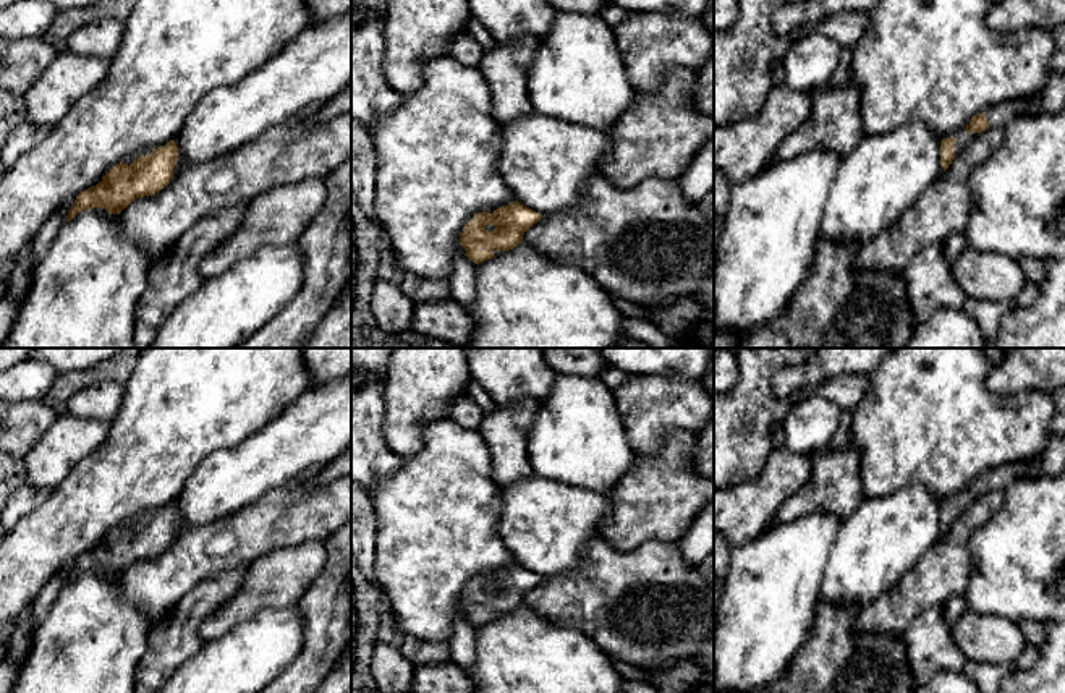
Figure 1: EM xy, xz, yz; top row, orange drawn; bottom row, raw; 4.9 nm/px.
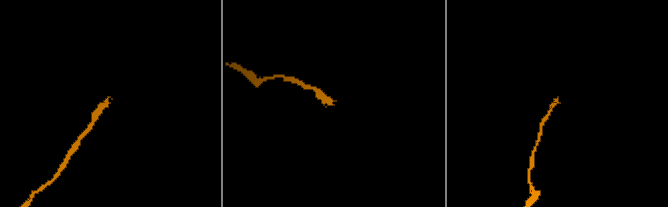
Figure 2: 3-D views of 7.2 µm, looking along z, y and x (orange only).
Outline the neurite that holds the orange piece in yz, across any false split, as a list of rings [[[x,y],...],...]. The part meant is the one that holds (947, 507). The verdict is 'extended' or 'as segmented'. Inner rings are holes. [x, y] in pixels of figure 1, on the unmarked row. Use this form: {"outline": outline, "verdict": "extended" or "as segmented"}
{"outline": [[[1054,434],[1044,452],[1031,461],[1002,465],[971,481],[971,484],[955,495],[942,500],[940,505],[940,538],[952,523],[963,513],[974,495],[987,491],[1003,491],[1016,478],[1057,476],[1065,468],[1065,434]]], "verdict": "extended"}

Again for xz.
{"outline": [[[513,563],[505,568],[494,568],[484,575],[476,576],[461,593],[460,607],[466,612],[465,619],[479,627],[482,623],[492,622],[499,614],[513,612],[523,604],[523,596],[537,586],[542,576]]], "verdict": "extended"}

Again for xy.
{"outline": [[[175,502],[162,510],[126,520],[110,531],[95,549],[76,559],[66,585],[94,570],[102,570],[108,576],[120,576],[134,562],[159,555],[176,538],[176,520]]], "verdict": "extended"}

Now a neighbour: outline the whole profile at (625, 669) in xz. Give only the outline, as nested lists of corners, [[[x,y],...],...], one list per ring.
[[[609,656],[610,664],[613,669],[625,678],[633,682],[649,682],[649,677],[644,669],[636,667],[630,662],[620,661],[617,657]]]

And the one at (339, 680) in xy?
[[[351,653],[343,656],[316,693],[351,693]]]

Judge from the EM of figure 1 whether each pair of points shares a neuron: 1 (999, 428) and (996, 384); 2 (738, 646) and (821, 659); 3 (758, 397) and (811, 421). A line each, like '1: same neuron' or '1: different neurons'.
1: different neurons
2: different neurons
3: different neurons

